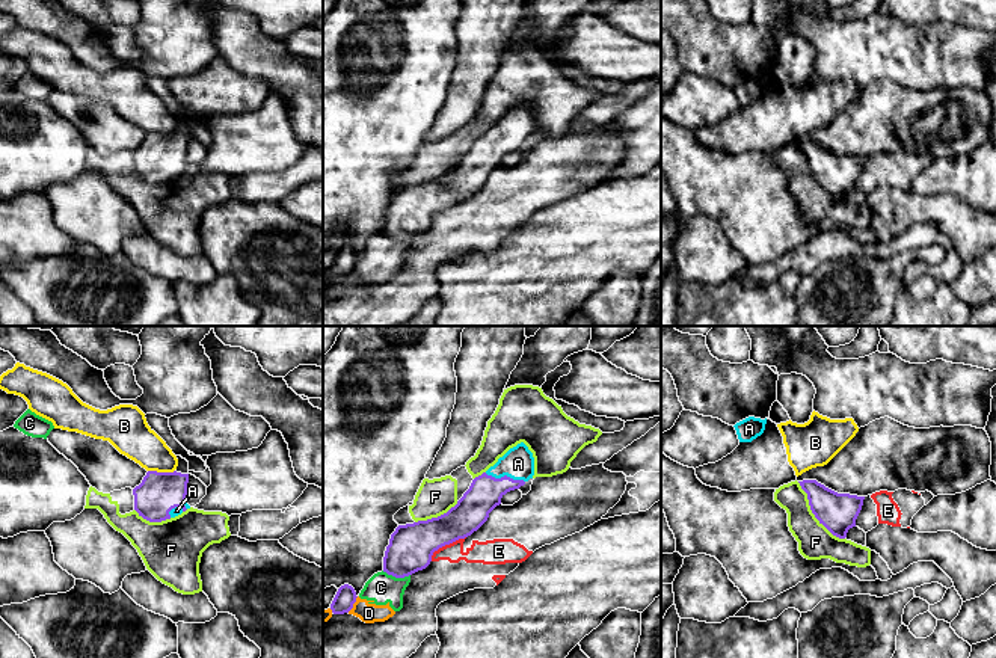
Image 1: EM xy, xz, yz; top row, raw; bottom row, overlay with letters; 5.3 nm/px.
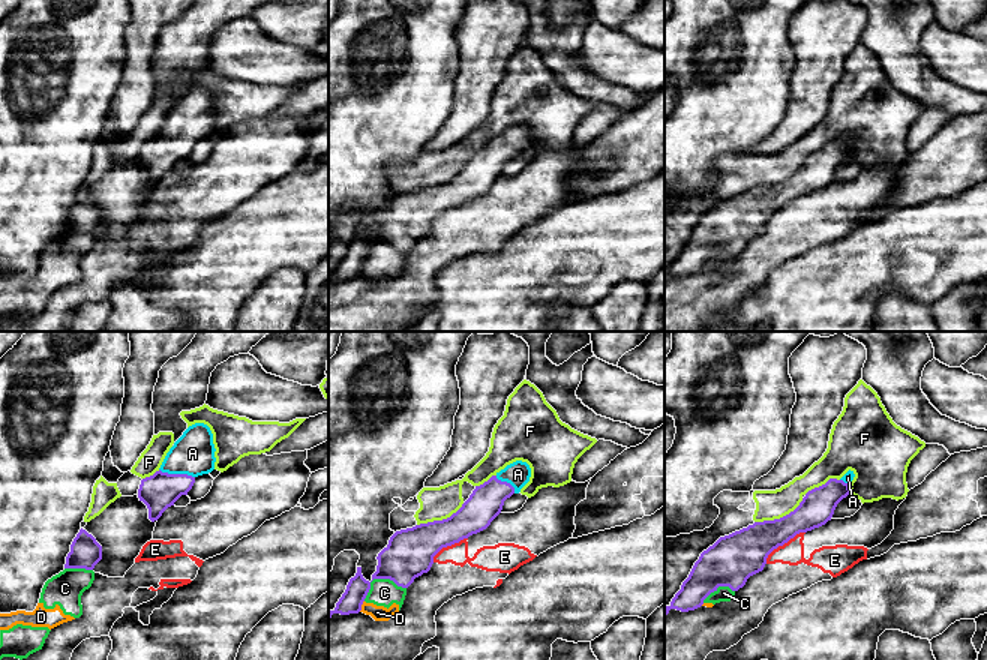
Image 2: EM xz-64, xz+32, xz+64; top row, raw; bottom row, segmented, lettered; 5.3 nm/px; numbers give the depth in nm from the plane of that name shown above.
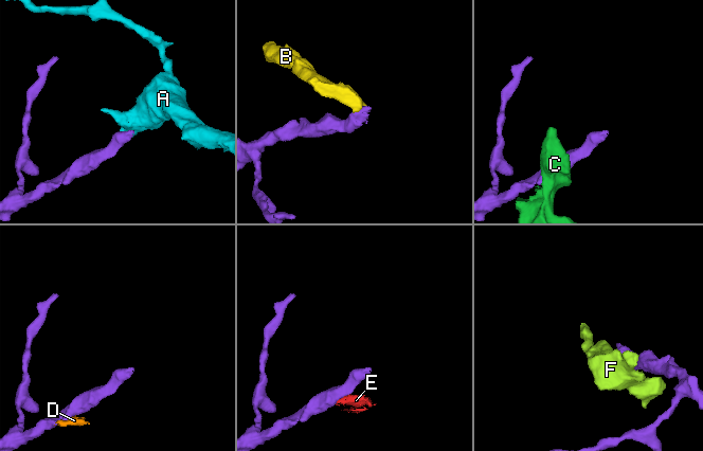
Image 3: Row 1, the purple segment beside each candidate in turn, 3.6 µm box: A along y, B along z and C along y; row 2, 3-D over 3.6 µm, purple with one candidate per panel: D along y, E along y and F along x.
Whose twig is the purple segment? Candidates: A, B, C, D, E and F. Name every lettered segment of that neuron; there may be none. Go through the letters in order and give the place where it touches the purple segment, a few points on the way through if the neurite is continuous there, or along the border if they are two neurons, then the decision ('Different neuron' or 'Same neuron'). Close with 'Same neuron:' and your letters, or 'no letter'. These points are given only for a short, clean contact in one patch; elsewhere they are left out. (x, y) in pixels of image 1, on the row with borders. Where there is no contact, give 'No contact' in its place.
A: Touches purple at xz (504, 476). Path across: xz (485, 494), (504, 476), (518, 464). Same neuron
B: Touches purple at xy (162, 473). Boundary: xy (148, 470), (174, 471). Different neuron
C: Touches purple at xz (396, 577). Boundary: xz (382, 571), (396, 577), (409, 575). Different neuron
D: Touches purple at xz (353, 602). Boundary: xz (358, 596), (347, 611). Different neuron
E: Touches purple at xz (445, 544). Boundary: xz (465, 536), (439, 547), (430, 560). Different neuron
F: Touches purple at yz (812, 512). Different neuron
Same neuron: A

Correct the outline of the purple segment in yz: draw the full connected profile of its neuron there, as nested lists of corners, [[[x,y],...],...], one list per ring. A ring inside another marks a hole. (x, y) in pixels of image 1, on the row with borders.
[[[803,480],[798,483],[807,494],[810,510],[819,524],[833,536],[845,539],[848,530],[856,527],[865,497],[838,494],[816,480]]]

